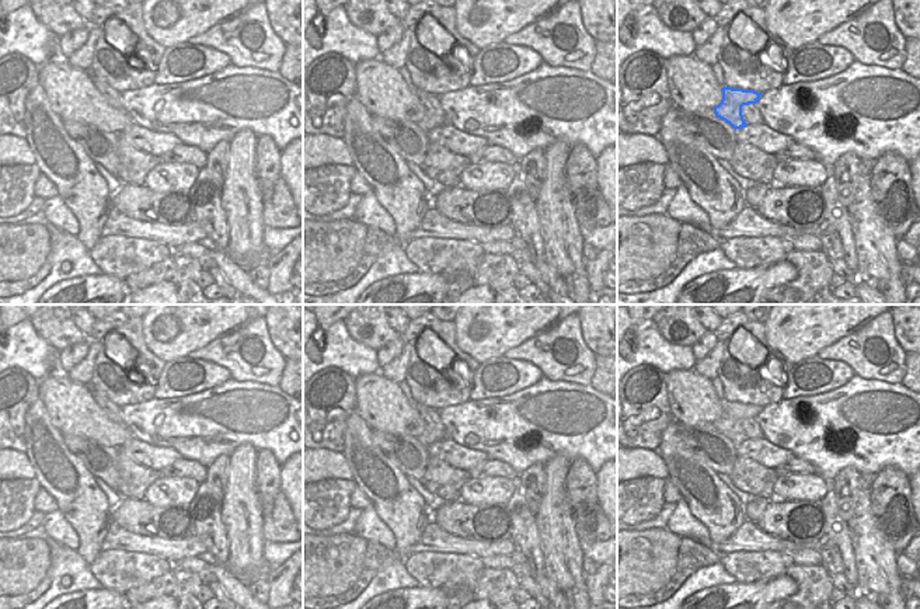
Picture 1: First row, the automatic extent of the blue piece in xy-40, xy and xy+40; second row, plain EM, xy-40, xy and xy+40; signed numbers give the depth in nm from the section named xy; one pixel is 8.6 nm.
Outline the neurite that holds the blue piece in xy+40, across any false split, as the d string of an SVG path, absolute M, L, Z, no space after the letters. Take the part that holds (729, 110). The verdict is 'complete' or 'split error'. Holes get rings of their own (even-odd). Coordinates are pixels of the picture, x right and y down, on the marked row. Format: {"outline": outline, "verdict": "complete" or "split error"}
{"outline": "M725 86L721 91L722 100L712 108L715 116L729 123L735 130L746 126L748 123L743 119L742 107L756 104L762 93Z", "verdict": "complete"}

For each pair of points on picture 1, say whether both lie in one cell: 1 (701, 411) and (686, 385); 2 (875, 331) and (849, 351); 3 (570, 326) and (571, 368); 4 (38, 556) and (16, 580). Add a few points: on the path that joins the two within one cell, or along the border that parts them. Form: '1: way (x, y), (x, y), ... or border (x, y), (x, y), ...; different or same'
1: way (699, 404), (687, 392); same
2: way (868, 336), (856, 344); same
3: way (571, 336), (578, 347), (577, 358); same
4: way (32, 561), (20, 574); same

